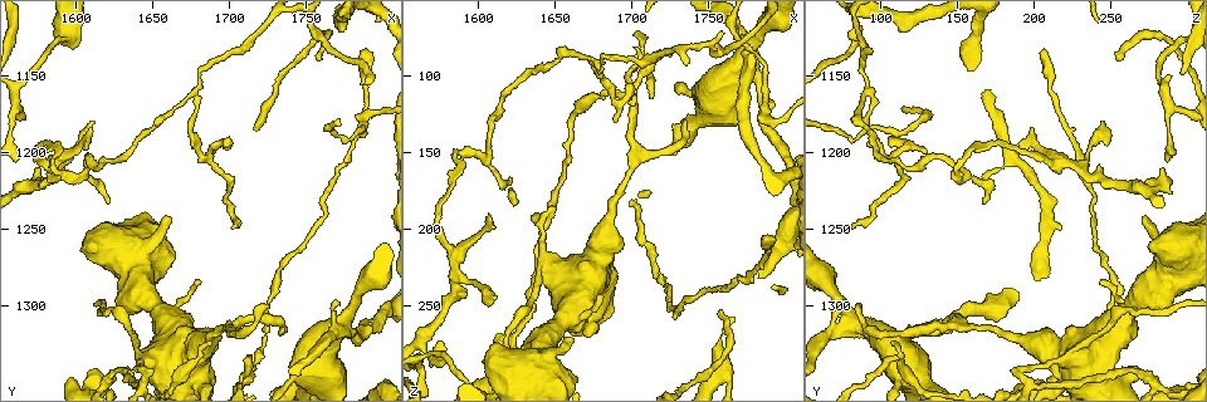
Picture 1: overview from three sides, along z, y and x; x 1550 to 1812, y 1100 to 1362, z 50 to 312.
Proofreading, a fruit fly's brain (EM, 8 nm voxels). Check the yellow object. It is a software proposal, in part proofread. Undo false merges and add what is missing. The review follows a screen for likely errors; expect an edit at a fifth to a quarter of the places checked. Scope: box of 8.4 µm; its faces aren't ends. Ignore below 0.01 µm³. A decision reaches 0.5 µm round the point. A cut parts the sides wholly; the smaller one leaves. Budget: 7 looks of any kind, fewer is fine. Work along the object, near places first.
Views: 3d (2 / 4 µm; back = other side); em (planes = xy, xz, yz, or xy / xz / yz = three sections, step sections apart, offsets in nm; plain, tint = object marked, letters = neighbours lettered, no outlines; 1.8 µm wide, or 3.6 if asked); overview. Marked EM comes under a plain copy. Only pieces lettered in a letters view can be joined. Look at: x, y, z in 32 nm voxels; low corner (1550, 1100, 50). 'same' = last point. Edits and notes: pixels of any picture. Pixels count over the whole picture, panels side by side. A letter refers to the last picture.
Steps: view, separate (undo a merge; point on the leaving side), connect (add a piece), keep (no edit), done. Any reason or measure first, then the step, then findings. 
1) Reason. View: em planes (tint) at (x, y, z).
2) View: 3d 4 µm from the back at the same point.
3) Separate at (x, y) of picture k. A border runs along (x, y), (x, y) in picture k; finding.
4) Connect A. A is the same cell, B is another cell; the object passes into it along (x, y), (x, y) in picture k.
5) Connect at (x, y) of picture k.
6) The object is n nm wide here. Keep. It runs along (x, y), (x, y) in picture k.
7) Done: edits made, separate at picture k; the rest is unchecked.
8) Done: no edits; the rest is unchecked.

Abrupt turn. View: em planes (letters) at (1604, 1216, 154).

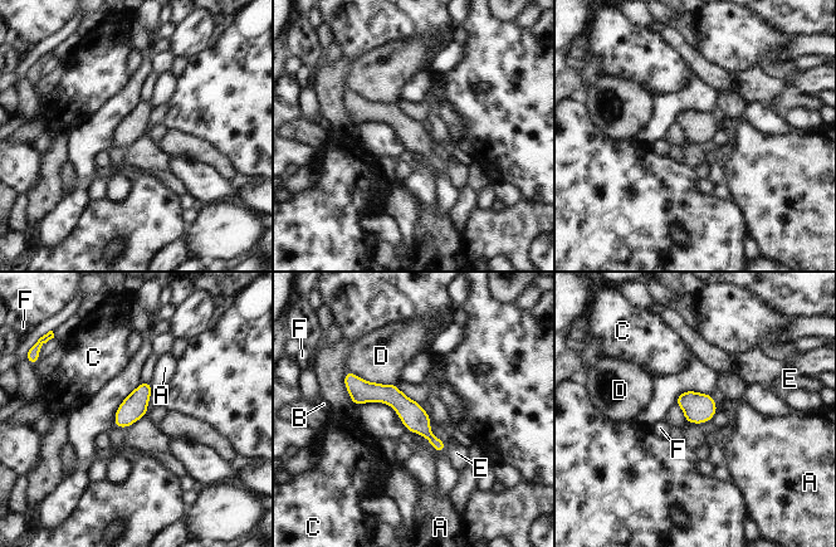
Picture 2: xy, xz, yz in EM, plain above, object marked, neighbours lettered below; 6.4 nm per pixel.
Keep. A, B, C, D, E and F are other cells; a border runs along (148, 382), (154, 387) in picture 2; one neuron here.

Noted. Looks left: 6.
A fork. View: em planes (tint) at (1684, 1202, 108).

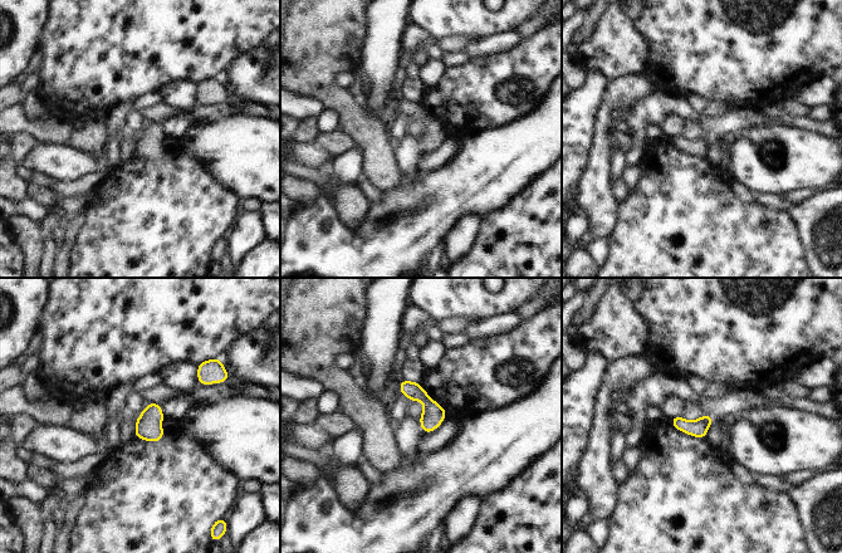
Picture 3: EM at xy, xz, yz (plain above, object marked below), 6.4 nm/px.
See the neighbours. View: em planes (letters) at the same point.

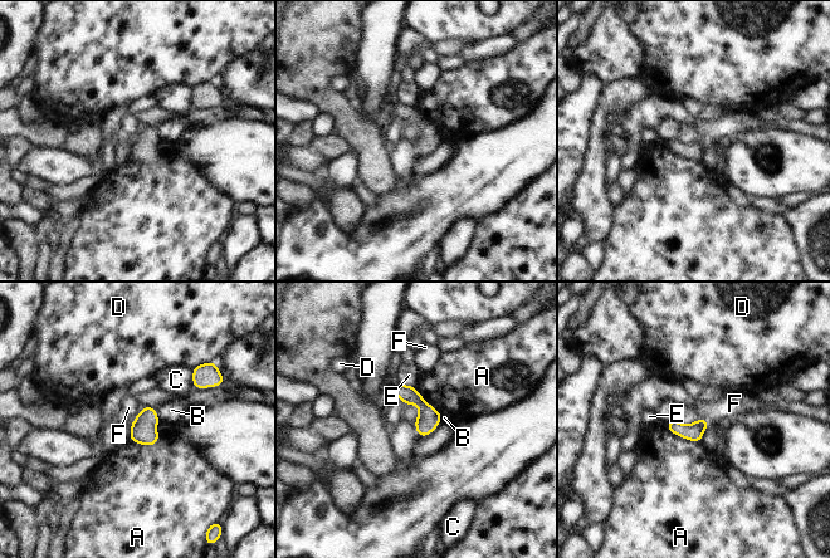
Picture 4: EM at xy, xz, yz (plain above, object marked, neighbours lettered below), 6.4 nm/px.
The object is 120 nm wide here. Keep. A, B, C, D, E and F are other cells; one neuron here.

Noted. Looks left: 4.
Stops while still wide. View: 3d 2 µm at (1670, 1342, 270).

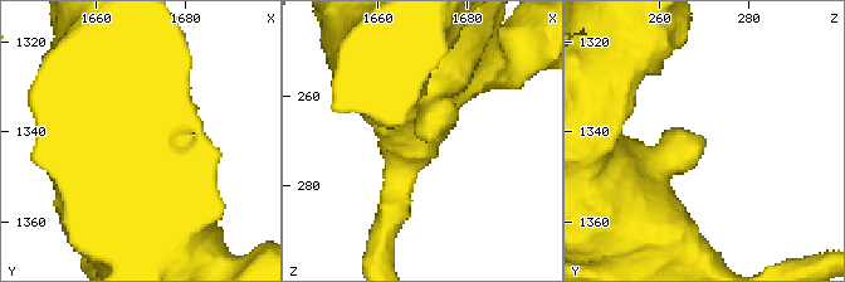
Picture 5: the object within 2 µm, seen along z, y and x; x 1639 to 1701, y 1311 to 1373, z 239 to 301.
View: em planes (tint) at (1671, 1341, 270).

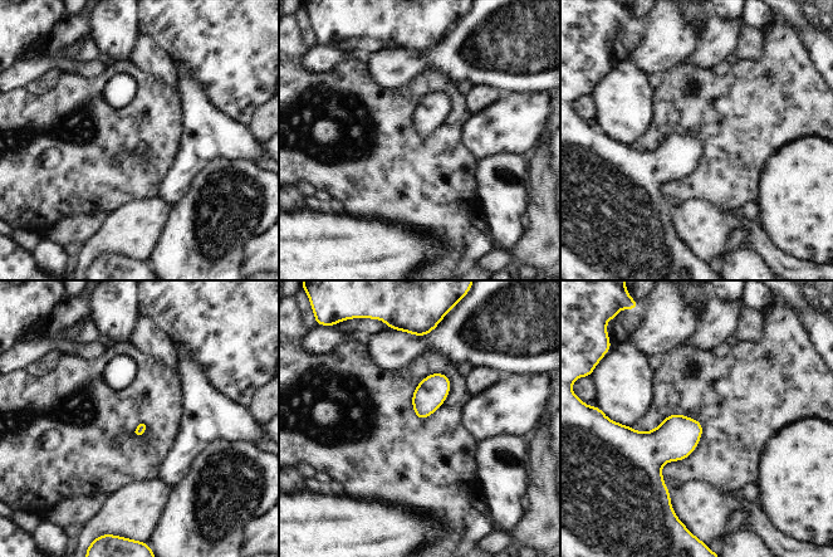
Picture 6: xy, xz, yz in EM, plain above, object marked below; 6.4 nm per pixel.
View: em planes (letters) at the same point.

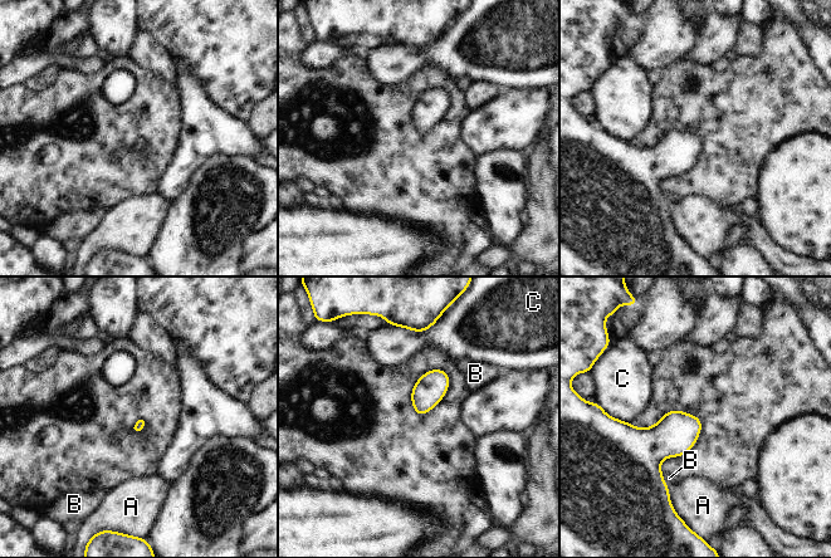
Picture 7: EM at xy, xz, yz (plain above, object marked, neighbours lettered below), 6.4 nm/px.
The longest contact is with C, 120 nm. Keep. A, B and C are other cells; no lettered piece goes on from it.

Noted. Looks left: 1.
Done: no edits; the rest is unchecked.

